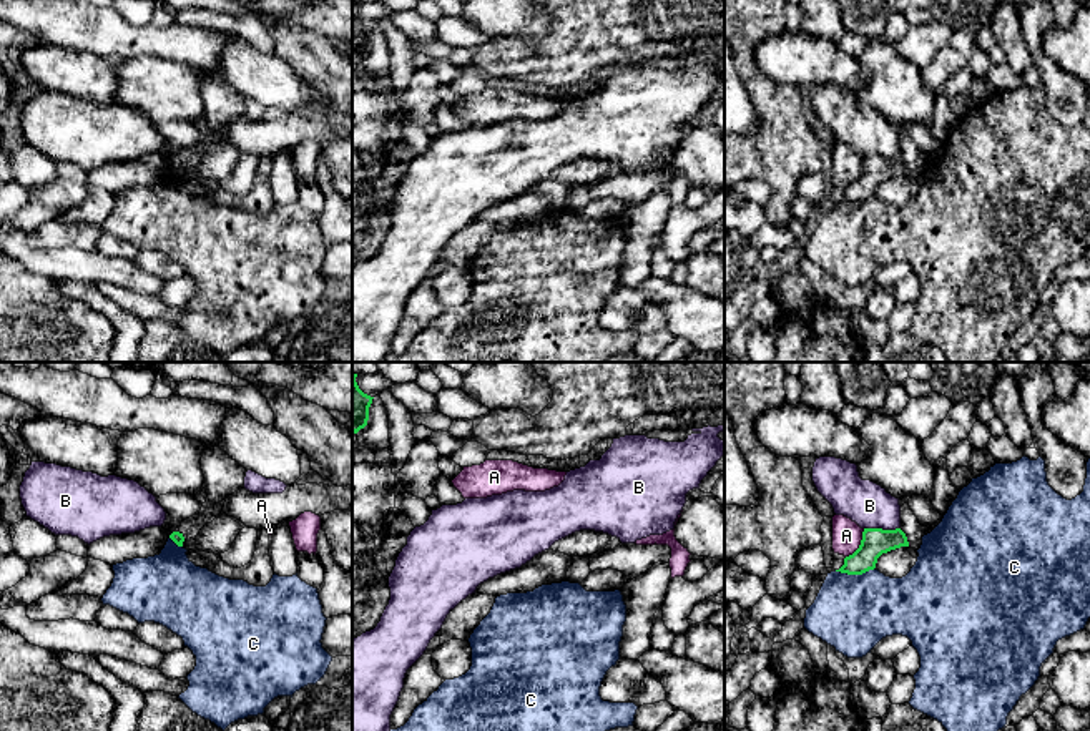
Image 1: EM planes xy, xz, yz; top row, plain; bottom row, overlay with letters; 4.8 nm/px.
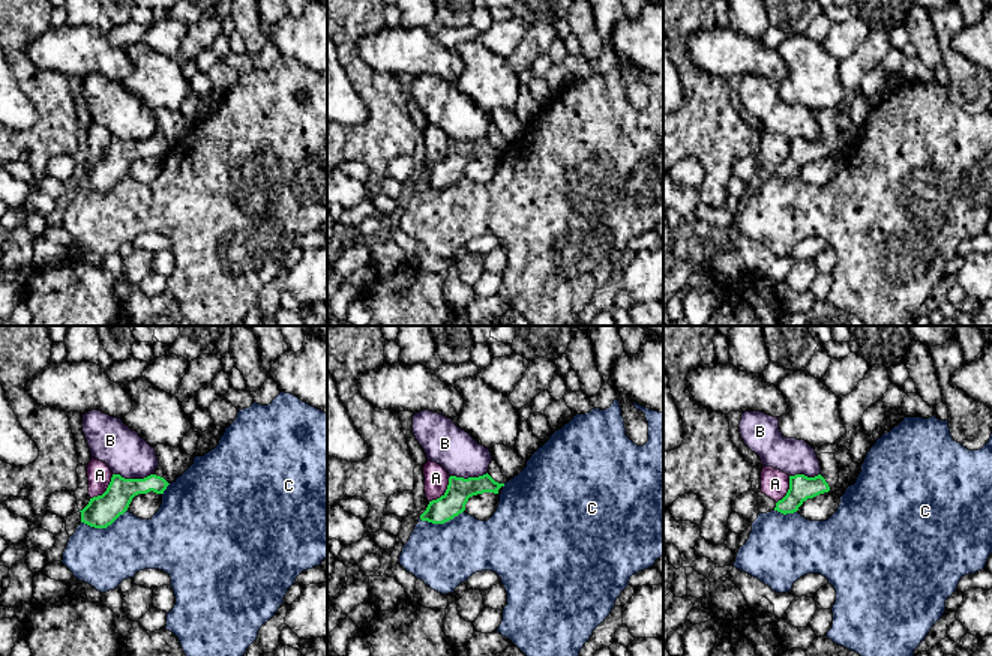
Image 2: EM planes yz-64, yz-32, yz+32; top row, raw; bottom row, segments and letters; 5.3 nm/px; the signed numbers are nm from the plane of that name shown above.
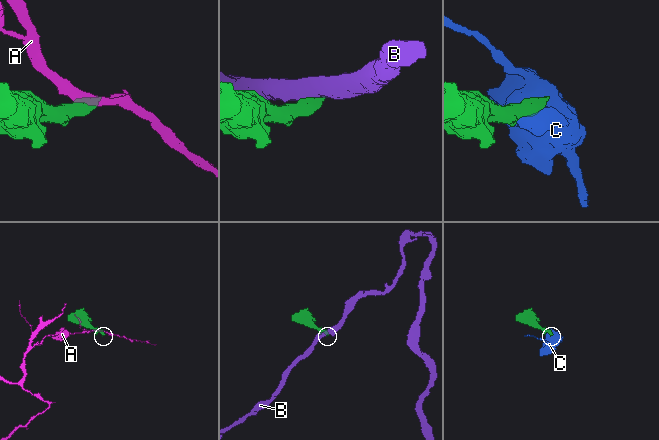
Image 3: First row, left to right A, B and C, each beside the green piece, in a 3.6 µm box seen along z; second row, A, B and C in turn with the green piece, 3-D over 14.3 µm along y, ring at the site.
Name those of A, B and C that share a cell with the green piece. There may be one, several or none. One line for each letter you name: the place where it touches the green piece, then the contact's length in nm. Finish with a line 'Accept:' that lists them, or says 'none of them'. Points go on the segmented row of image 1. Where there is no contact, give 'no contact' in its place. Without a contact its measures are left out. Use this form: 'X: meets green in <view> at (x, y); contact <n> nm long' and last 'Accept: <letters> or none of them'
Accept: none of them

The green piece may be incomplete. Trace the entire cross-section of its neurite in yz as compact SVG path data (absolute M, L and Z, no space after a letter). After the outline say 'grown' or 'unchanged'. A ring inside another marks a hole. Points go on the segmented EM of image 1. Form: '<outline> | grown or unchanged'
M909 503L901 505L901 527L896 530L864 528L859 548L844 558L844 565L836 570L847 575L862 575L876 568L882 553L901 547L919 550L922 545L922 525Z | grown

